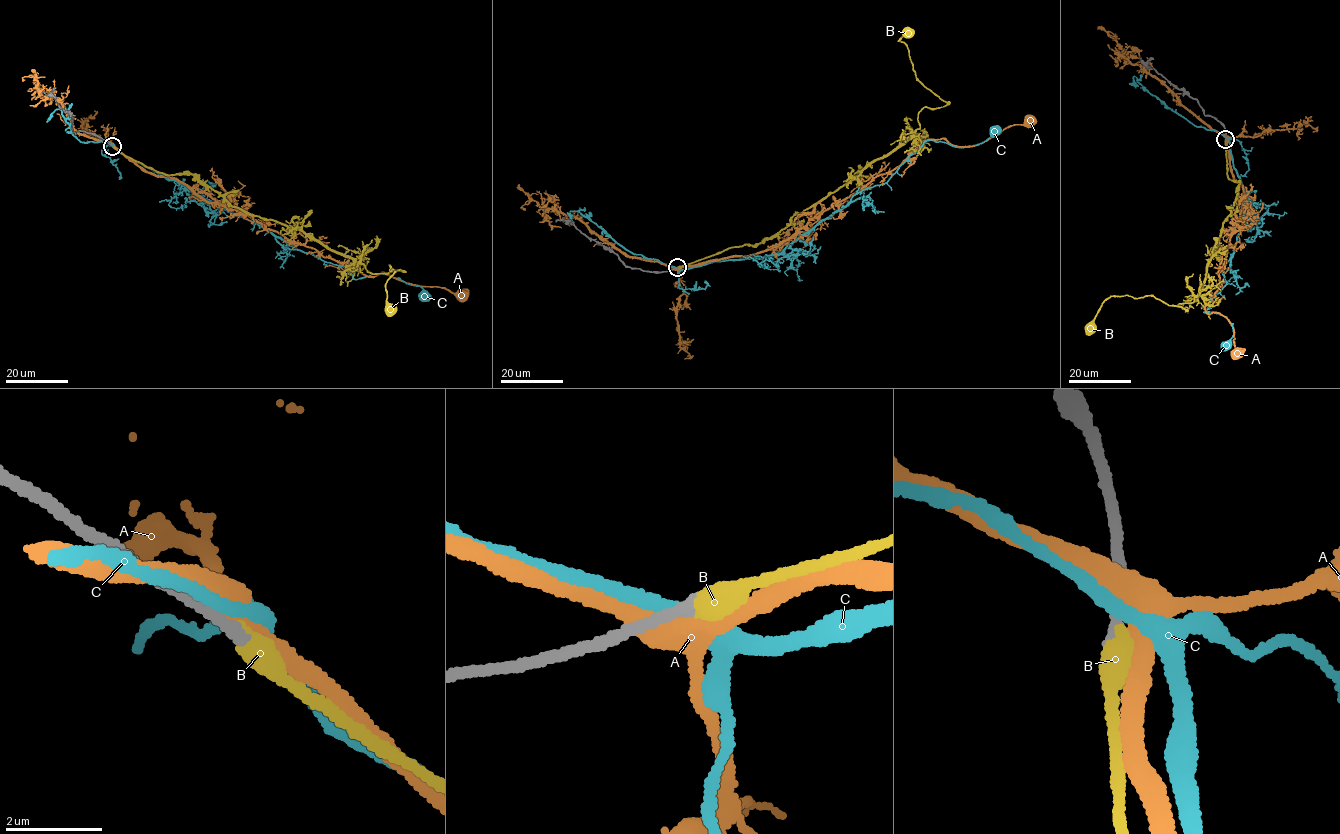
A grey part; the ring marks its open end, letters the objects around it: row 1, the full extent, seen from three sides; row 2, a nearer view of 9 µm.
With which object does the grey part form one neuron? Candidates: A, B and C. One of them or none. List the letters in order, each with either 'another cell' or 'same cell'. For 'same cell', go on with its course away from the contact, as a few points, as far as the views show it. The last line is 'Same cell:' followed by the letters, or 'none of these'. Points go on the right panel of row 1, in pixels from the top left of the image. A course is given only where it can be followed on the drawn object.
A: another cell
B: same cell; course (1225, 139), (1226, 173), (1240, 184), (1192, 302), (1176, 306), (1187, 310), (1150, 295), (1112, 296), (1088, 328)
C: another cell
Same cell: B

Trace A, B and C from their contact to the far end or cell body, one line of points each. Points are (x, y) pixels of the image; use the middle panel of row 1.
A: (675, 268), (766, 251), (895, 169), (925, 140), (945, 138), (958, 146), (974, 146), (1031, 120)
B: (677, 267), (761, 243), (891, 153), (919, 127), (924, 107), (947, 104), (916, 77), (898, 40), (908, 30)
C: (676, 268), (776, 256), (860, 191), (883, 184), (924, 141), (969, 147), (985, 141), (994, 130)

